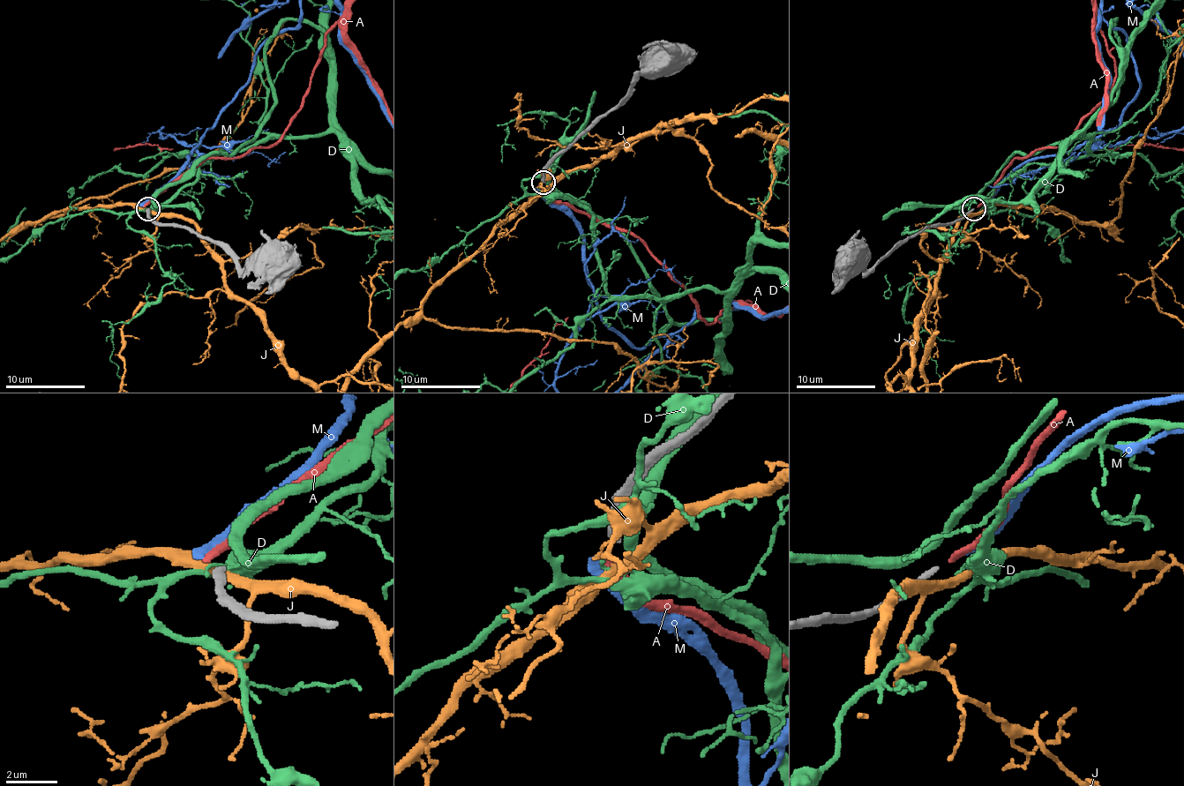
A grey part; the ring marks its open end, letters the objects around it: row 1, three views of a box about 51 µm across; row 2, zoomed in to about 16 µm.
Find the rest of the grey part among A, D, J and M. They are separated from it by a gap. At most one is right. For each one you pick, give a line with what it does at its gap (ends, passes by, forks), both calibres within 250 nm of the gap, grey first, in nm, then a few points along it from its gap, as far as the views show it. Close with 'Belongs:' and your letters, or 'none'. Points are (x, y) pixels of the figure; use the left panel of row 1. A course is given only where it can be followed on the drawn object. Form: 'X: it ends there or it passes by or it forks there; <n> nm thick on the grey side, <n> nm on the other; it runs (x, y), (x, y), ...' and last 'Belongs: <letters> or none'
Belongs: none

